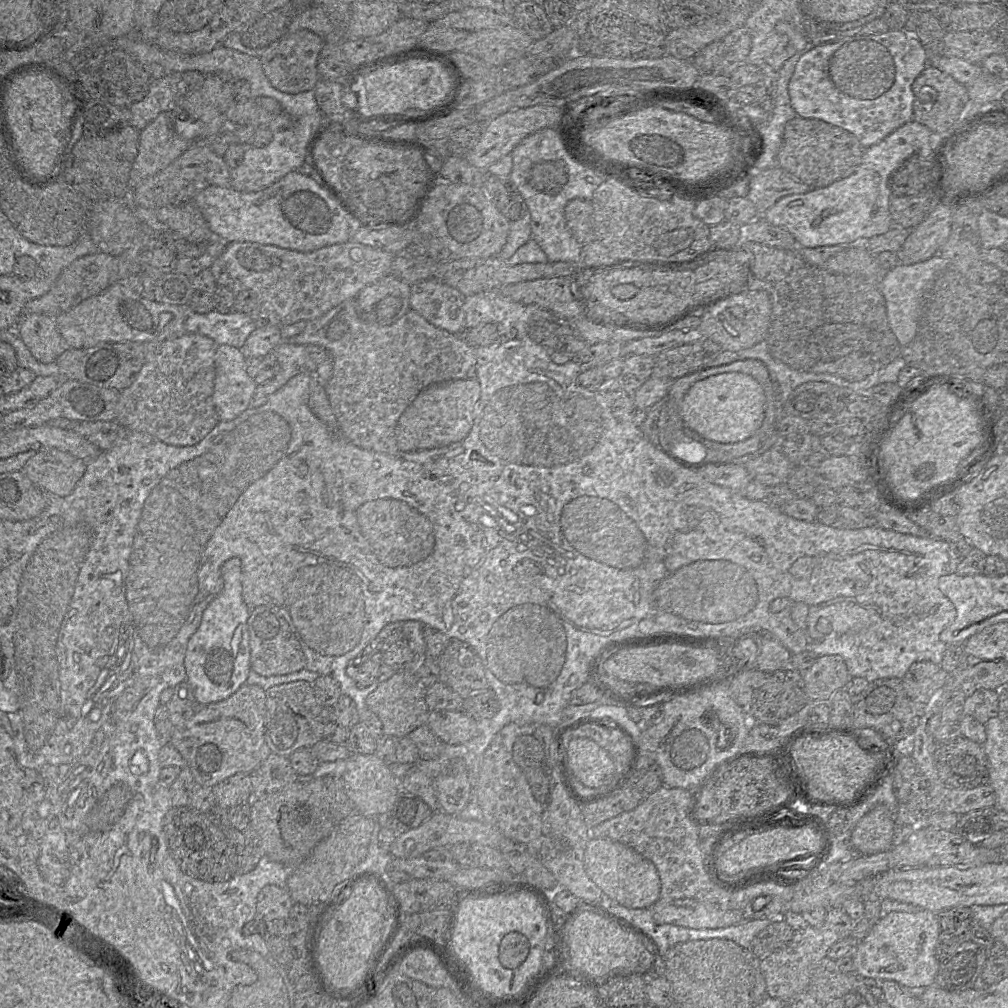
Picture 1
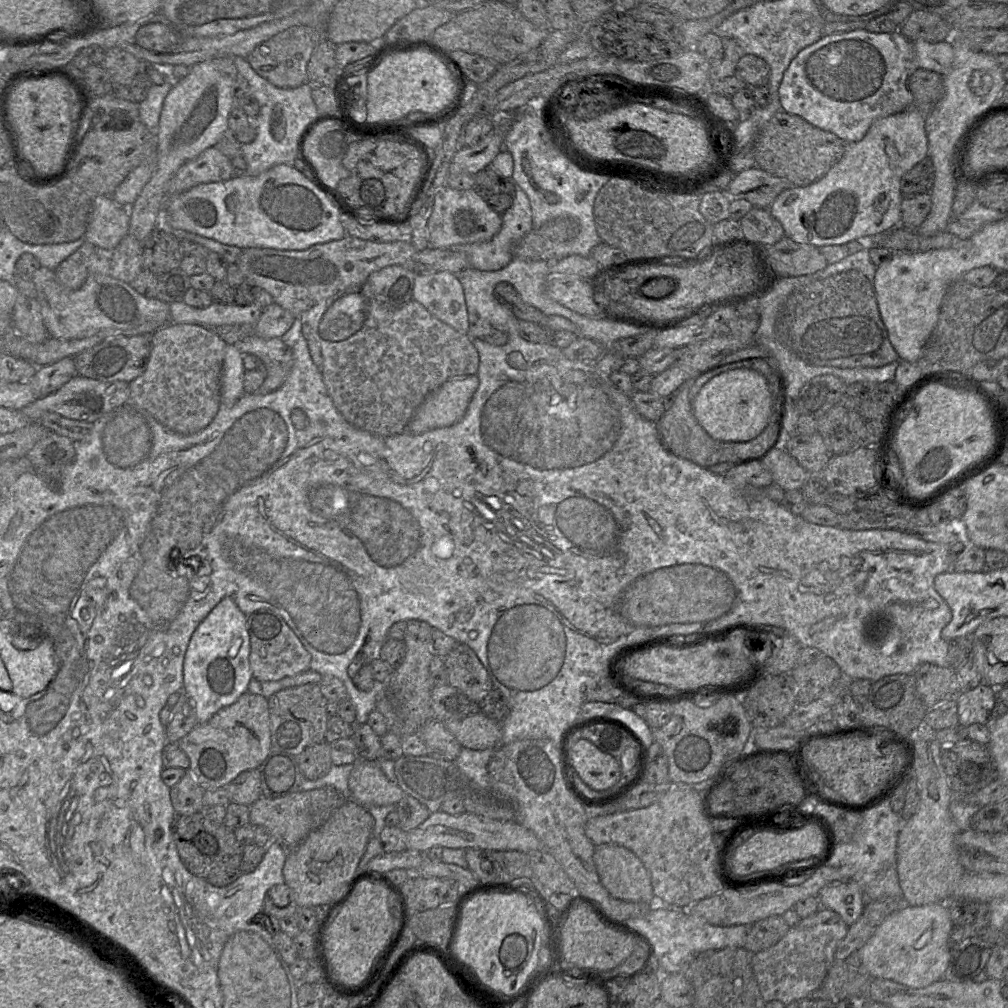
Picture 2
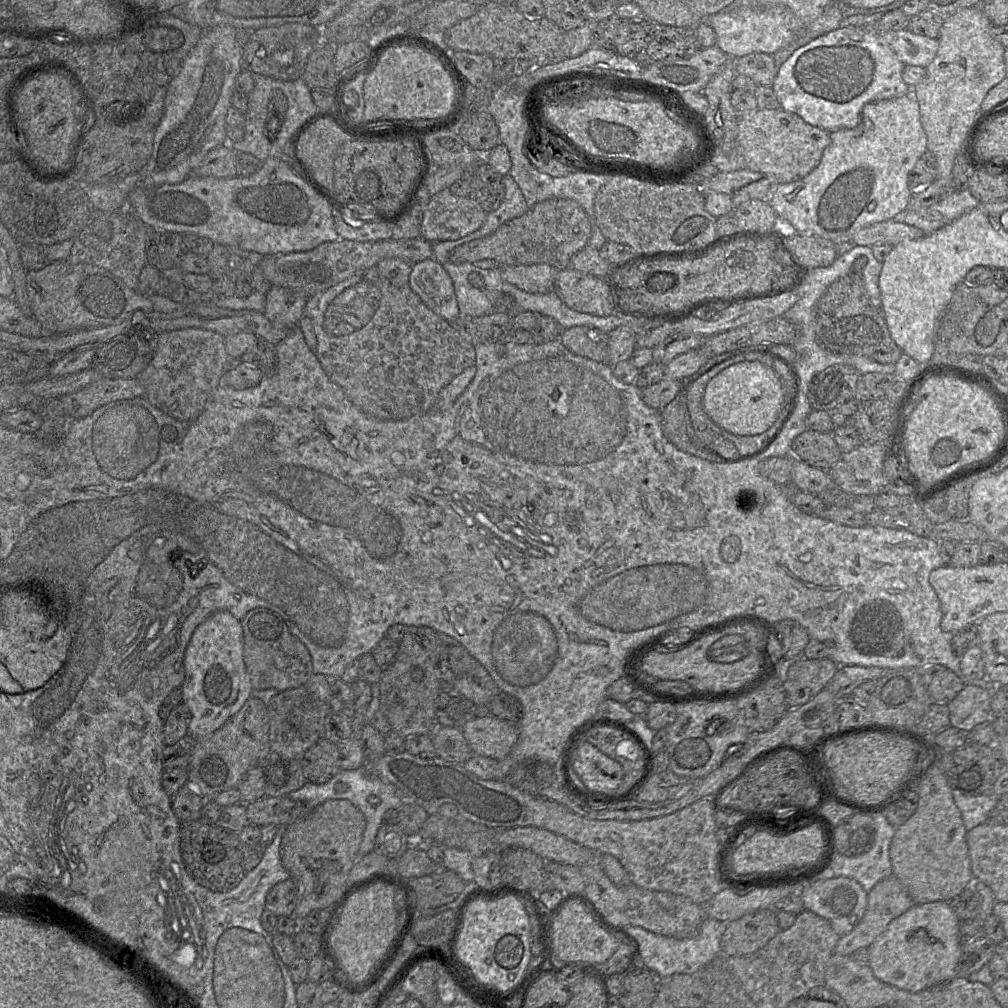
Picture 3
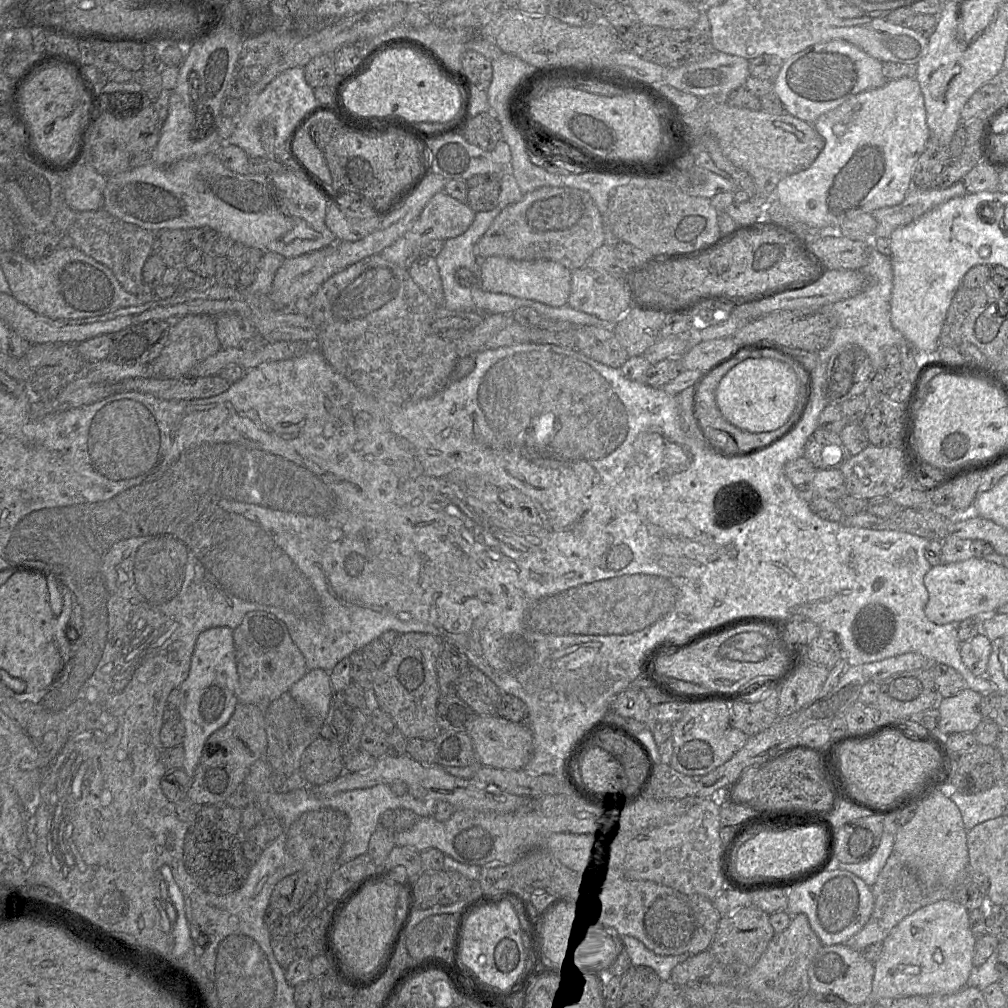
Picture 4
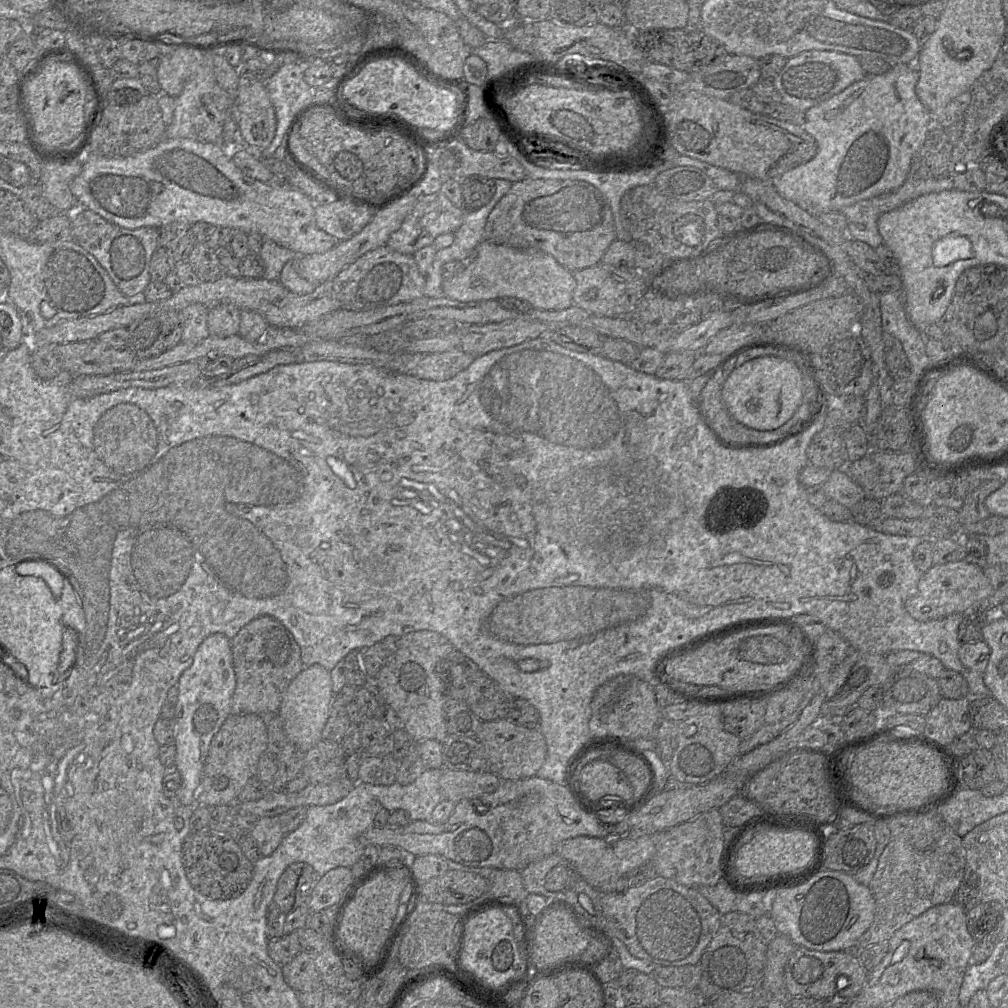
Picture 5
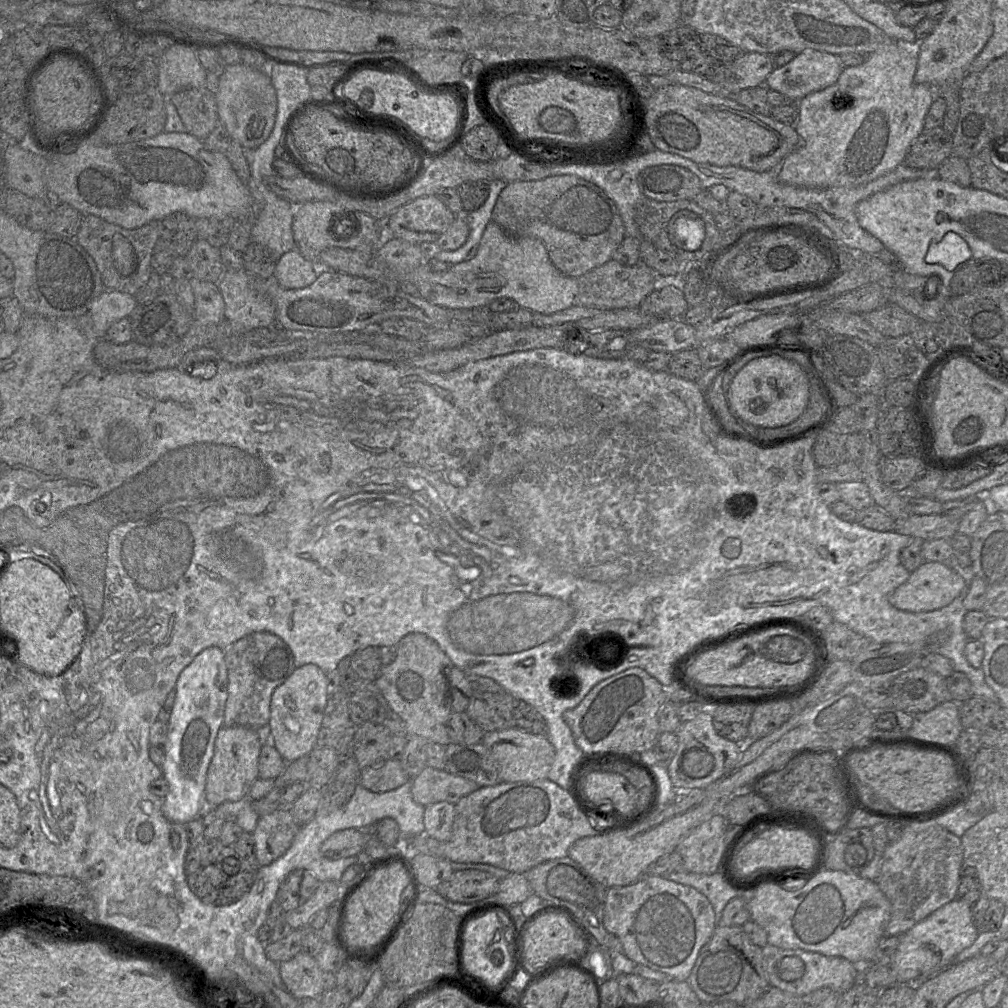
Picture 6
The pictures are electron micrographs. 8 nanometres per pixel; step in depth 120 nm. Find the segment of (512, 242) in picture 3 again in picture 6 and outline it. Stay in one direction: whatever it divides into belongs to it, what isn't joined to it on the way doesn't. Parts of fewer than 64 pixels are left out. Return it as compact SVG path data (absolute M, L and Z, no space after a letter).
M573 175L508 183L496 200L492 221L509 235L540 240L553 265L573 278L611 260L625 238L614 201L600 187Z

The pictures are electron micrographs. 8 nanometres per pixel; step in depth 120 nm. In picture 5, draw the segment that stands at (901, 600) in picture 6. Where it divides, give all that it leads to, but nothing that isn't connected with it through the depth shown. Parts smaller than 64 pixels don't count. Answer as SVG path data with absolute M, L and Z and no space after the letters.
M964 560L933 565L924 572L918 582L918 592L906 600L907 612L919 621L931 621L945 618L954 613L966 614L979 609L982 602L994 594L984 570Z

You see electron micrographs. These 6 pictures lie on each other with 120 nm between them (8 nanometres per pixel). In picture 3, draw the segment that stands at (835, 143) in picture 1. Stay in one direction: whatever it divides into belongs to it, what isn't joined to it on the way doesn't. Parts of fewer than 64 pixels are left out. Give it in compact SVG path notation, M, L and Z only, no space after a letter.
M756 109L739 114L737 151L744 159L744 166L763 173L774 185L800 180L809 174L820 162L824 149L831 143L827 130L813 126L799 115L780 109Z

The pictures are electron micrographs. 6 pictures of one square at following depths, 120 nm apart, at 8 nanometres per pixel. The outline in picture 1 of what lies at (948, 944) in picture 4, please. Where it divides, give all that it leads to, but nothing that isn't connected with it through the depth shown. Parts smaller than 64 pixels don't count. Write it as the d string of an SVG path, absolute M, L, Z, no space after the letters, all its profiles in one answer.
M928 910L915 913L883 914L853 951L854 973L862 978L895 981L906 989L925 989L935 985L940 968L937 942L941 934L938 914Z

